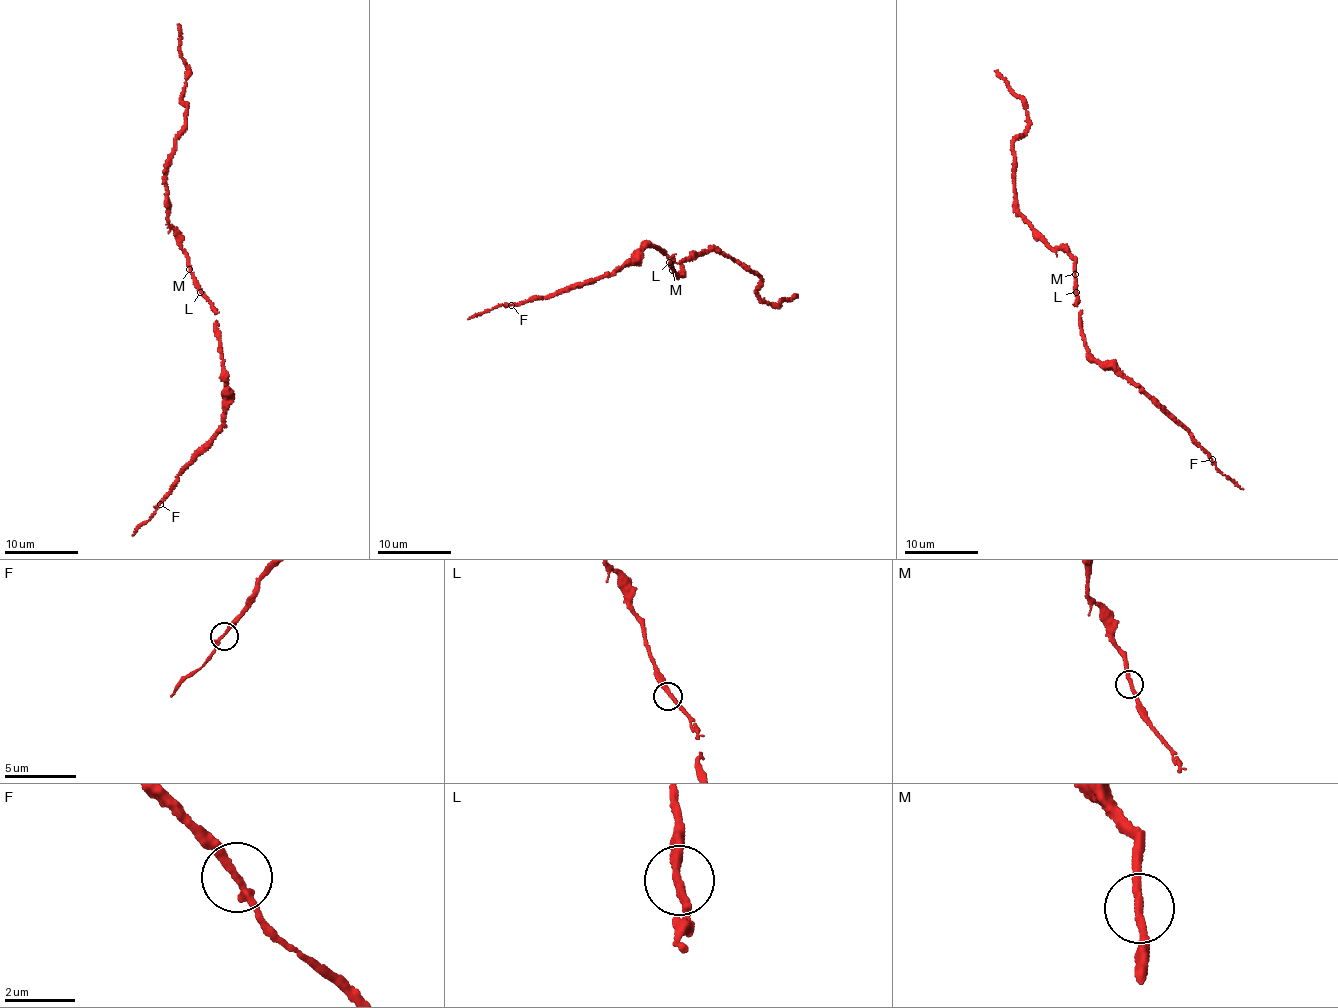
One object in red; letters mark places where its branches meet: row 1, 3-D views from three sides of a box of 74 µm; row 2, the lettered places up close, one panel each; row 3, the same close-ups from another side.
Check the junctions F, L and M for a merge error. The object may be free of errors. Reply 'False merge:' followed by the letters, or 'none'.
False merge: F

